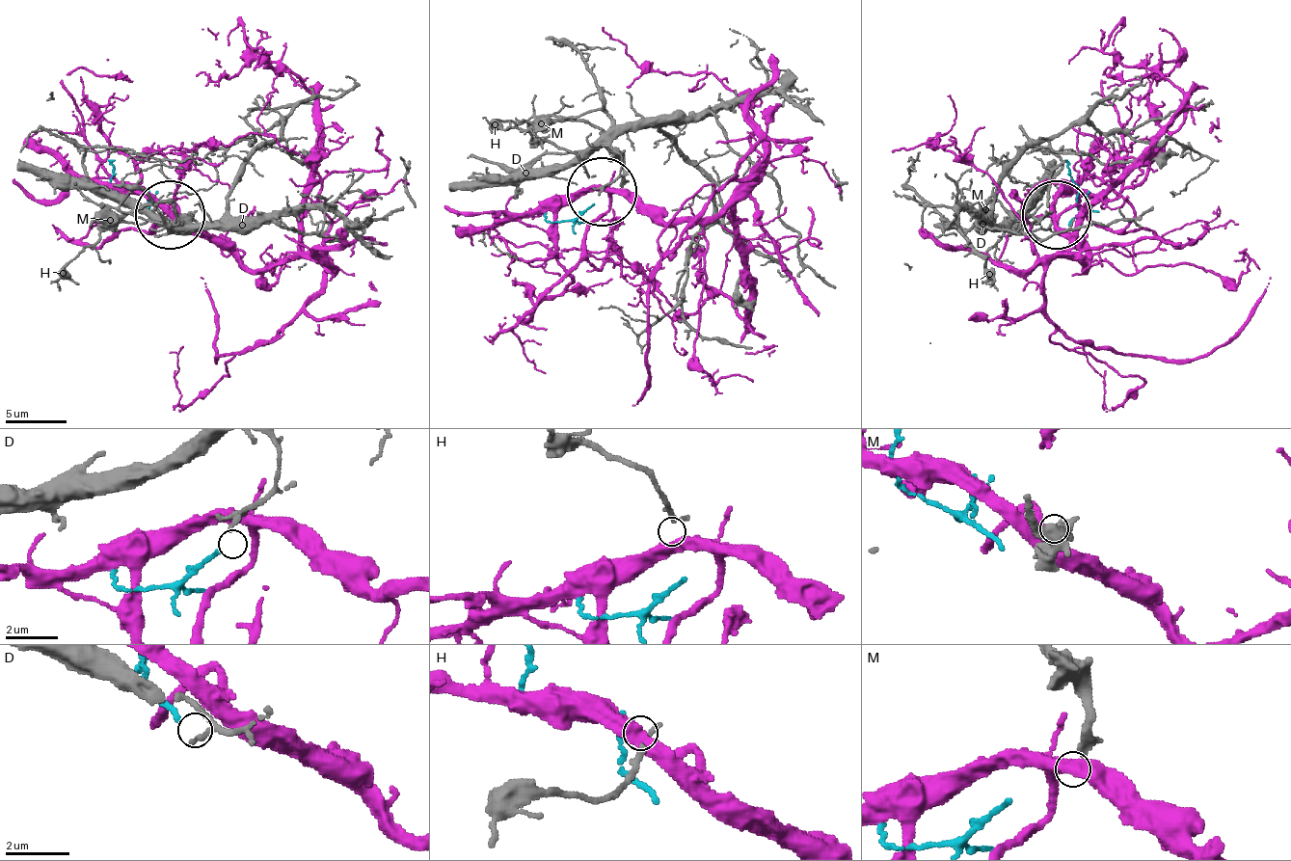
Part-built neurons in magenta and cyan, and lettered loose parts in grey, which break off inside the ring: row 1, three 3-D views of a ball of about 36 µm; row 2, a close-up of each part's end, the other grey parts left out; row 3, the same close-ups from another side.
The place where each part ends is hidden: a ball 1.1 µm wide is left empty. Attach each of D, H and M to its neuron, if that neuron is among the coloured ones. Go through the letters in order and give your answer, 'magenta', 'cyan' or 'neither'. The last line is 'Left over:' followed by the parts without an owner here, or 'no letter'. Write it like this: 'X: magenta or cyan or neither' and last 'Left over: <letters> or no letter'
D: cyan
H: magenta
M: neither
Left over: M

